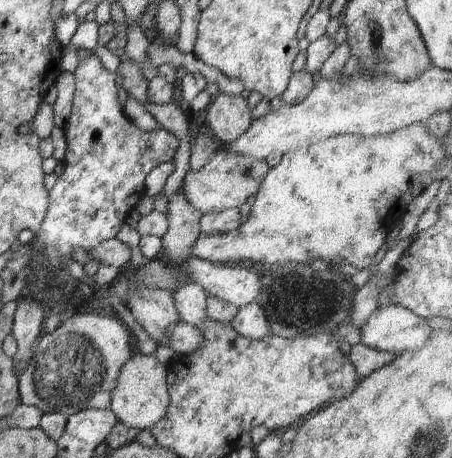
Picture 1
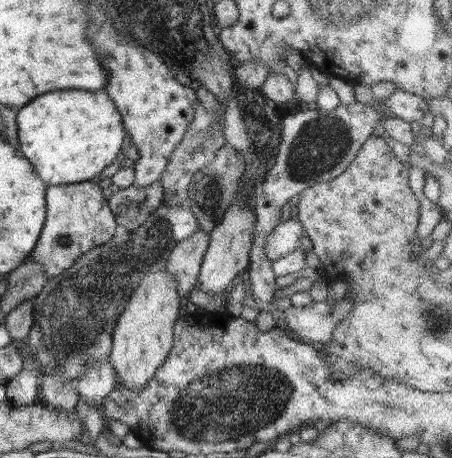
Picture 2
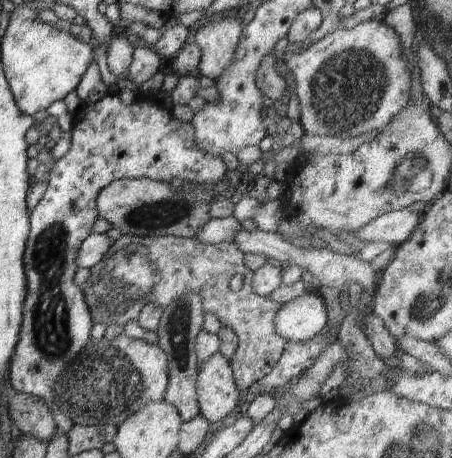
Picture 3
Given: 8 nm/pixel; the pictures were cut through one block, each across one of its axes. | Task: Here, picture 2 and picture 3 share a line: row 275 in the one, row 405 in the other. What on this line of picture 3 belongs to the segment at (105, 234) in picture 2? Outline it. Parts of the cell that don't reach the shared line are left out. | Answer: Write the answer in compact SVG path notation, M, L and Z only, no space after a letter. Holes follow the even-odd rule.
M109 92L98 102L81 103L73 114L70 148L50 170L47 190L30 214L32 232L24 252L24 266L28 274L28 302L24 302L24 322L14 356L10 360L10 382L14 390L40 398L50 409L57 428L64 436L67 436L73 424L54 402L54 388L62 378L64 368L90 340L92 316L88 312L80 286L74 282L74 276L79 269L76 258L80 245L92 233L94 223L100 216L95 203L98 194L111 182L120 179L150 178L168 184L172 178L179 178L186 183L214 184L226 178L227 170L226 163L220 157L206 154L198 148L191 123L172 118L171 111L153 97L138 95L132 104L126 105L120 100L118 93Z

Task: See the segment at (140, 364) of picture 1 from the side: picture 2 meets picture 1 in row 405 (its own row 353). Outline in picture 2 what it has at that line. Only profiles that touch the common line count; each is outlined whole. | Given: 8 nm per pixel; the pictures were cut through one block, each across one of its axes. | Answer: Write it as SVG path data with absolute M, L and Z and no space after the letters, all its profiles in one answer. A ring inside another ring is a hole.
M168 270L150 272L142 276L140 286L132 292L130 302L120 314L112 334L112 350L109 364L116 372L117 382L132 392L144 390L148 380L154 378L156 370L168 357L173 346L173 328L179 317L184 300L178 292L178 284Z

